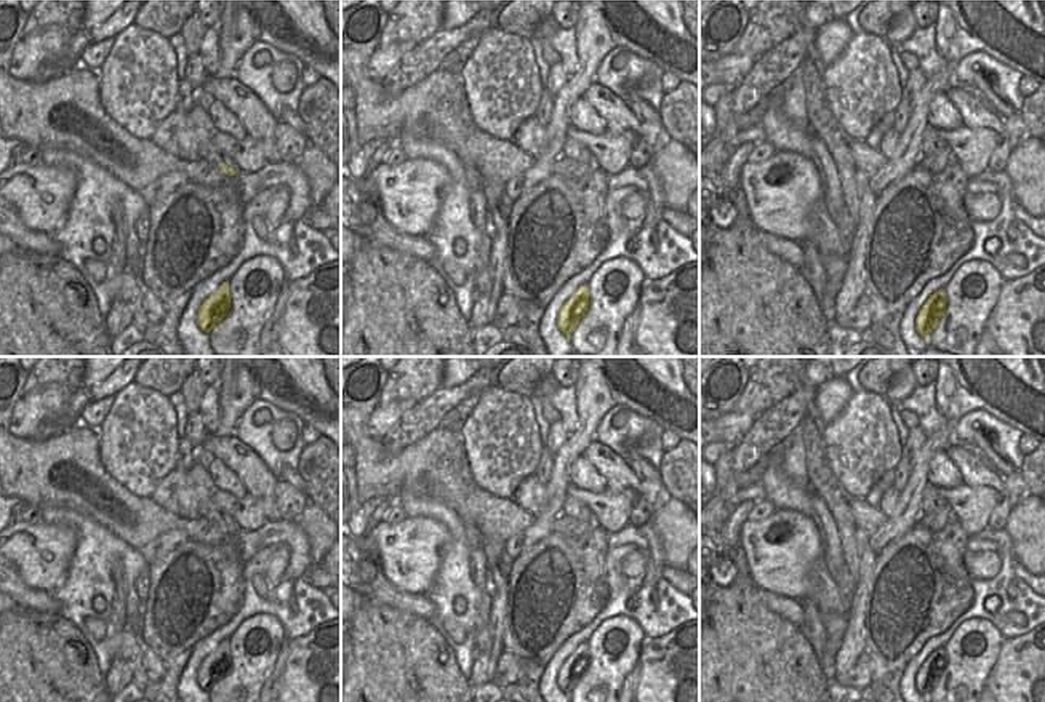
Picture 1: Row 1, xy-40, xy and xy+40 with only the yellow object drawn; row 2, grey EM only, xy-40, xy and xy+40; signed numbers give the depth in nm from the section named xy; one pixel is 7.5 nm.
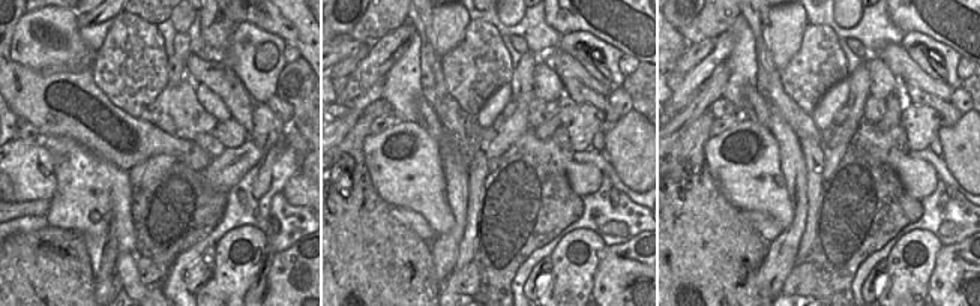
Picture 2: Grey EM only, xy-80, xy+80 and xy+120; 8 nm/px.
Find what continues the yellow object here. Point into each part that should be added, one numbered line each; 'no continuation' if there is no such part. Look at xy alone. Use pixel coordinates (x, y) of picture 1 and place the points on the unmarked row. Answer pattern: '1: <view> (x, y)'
no continuation

